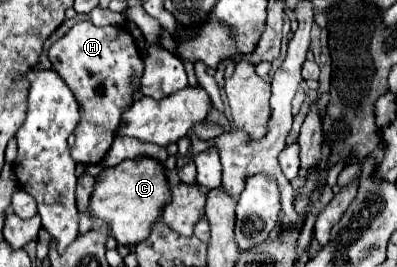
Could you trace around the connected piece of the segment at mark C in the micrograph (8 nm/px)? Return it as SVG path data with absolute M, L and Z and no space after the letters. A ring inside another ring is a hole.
M137 157L107 167L97 175L89 211L95 219L109 223L109 233L119 245L137 245L147 237L147 231L151 231L151 225L161 217L161 209L169 201L171 189L163 163L153 157Z

